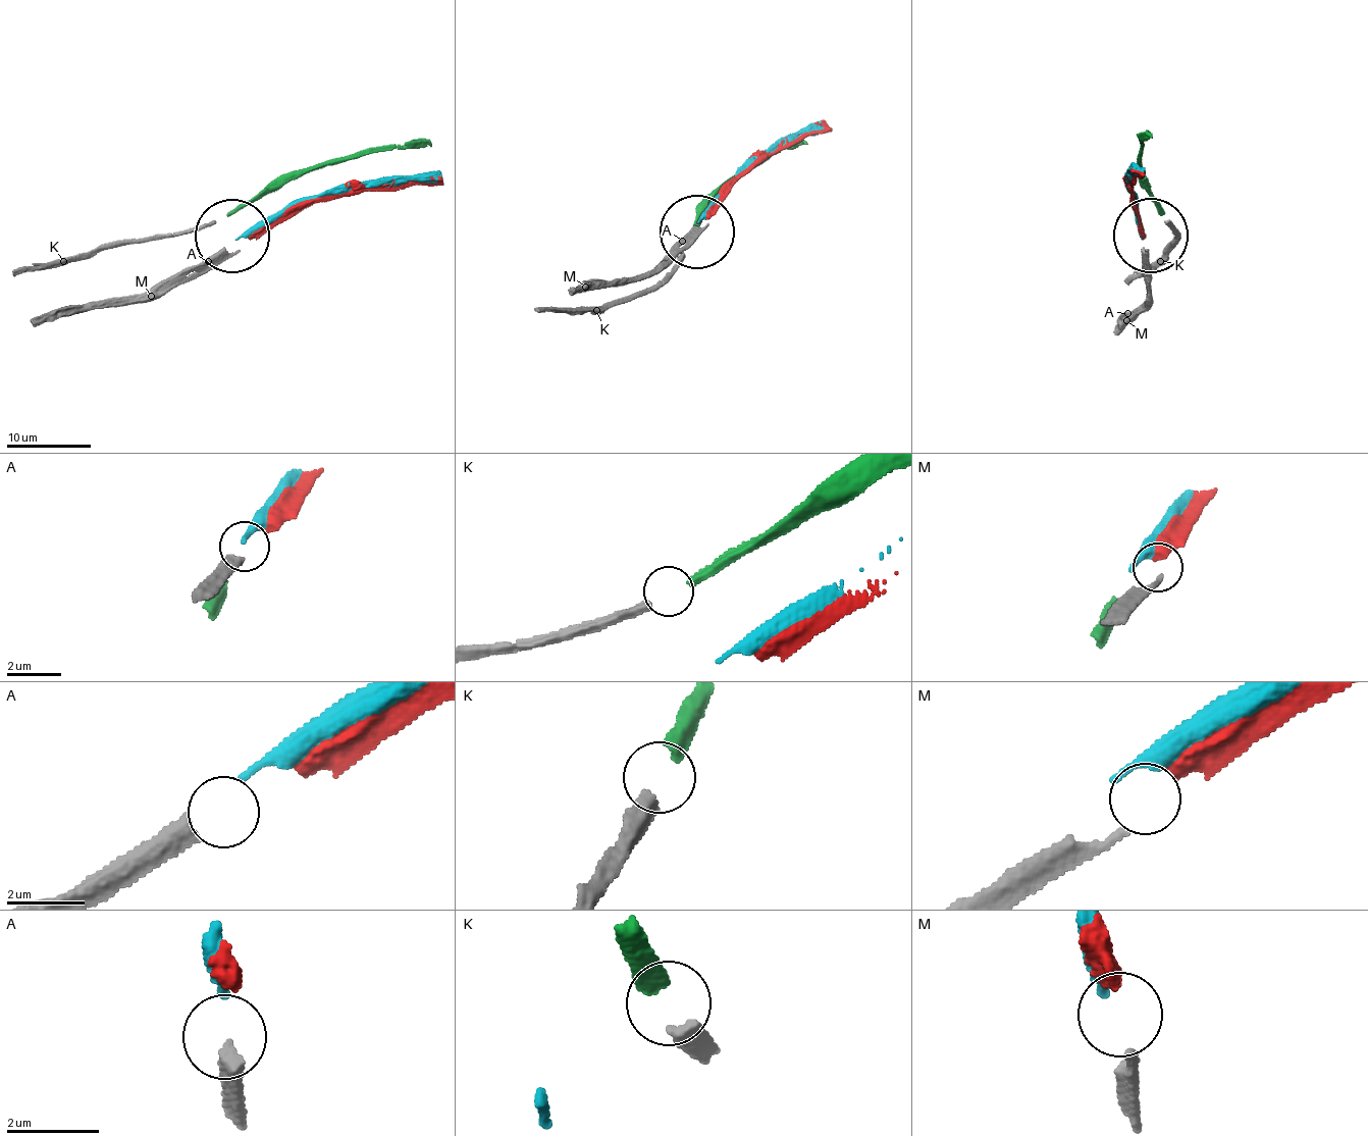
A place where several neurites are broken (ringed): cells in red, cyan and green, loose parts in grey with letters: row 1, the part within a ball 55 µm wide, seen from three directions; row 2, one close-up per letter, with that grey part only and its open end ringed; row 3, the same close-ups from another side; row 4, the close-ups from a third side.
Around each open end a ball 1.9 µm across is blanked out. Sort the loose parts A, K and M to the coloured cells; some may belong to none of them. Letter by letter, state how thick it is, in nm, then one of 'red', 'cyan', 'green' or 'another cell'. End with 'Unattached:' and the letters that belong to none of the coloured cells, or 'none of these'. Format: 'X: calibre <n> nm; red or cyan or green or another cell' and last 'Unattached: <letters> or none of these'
A: calibre 480 nm; cyan
K: calibre 380 nm; green
M: calibre 200 nm; red
Unattached: none of these

